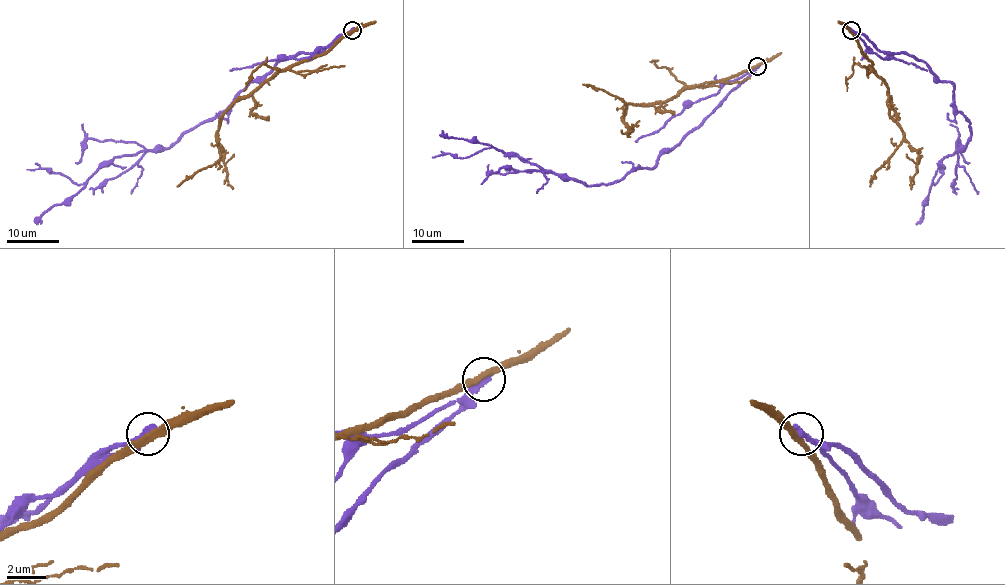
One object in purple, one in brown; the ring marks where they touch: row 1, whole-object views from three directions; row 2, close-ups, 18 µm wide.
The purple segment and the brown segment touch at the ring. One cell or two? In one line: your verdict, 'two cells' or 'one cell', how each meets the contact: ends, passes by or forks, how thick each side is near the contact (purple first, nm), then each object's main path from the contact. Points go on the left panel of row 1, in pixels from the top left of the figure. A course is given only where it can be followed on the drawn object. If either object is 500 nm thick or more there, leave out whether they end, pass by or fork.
two cells; purple ends there; brown passes by; 420 nm thick on the purple side, 320 nm on the other; purple runs (352, 30), (322, 51), (280, 60), (214, 118), (189, 129), (167, 148), (106, 161), (37, 224); brown runs (352, 30), (328, 49), (279, 69), (248, 95), (240, 97), (224, 114), (218, 133), (220, 157), (177, 186)

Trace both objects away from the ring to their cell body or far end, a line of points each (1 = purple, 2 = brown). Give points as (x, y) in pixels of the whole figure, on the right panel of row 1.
1: (851, 30), (949, 81), (969, 122), (971, 139), (941, 161), (916, 224)
2: (851, 30), (872, 69), (888, 86), (889, 114), (903, 133), (902, 143), (874, 173), (869, 186)

